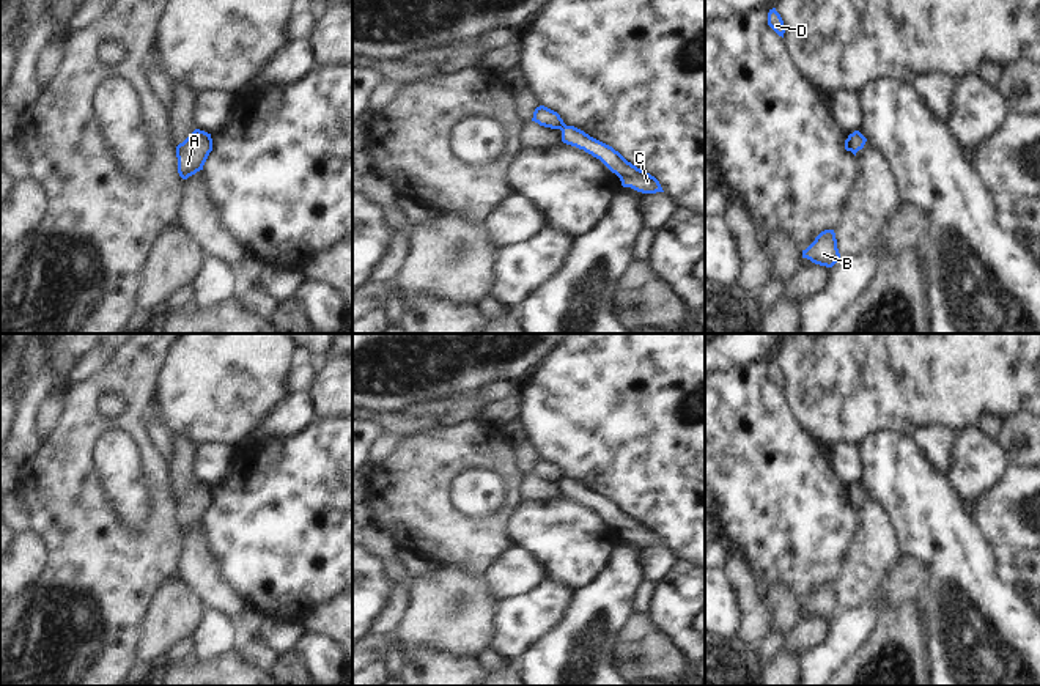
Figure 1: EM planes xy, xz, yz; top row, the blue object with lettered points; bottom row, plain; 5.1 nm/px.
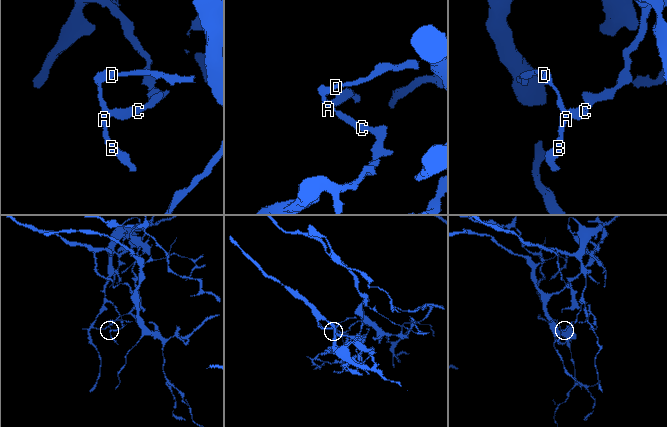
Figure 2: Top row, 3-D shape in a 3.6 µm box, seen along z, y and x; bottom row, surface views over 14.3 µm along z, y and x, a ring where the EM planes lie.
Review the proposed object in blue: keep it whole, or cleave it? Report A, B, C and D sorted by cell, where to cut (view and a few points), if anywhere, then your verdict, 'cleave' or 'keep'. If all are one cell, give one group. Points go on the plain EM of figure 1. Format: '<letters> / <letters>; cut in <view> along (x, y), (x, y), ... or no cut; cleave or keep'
A B D / C; cut in xz along (564, 475), (560, 482); cleave

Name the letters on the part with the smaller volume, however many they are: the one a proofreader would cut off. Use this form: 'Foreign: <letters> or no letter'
Foreign: A, B, D

